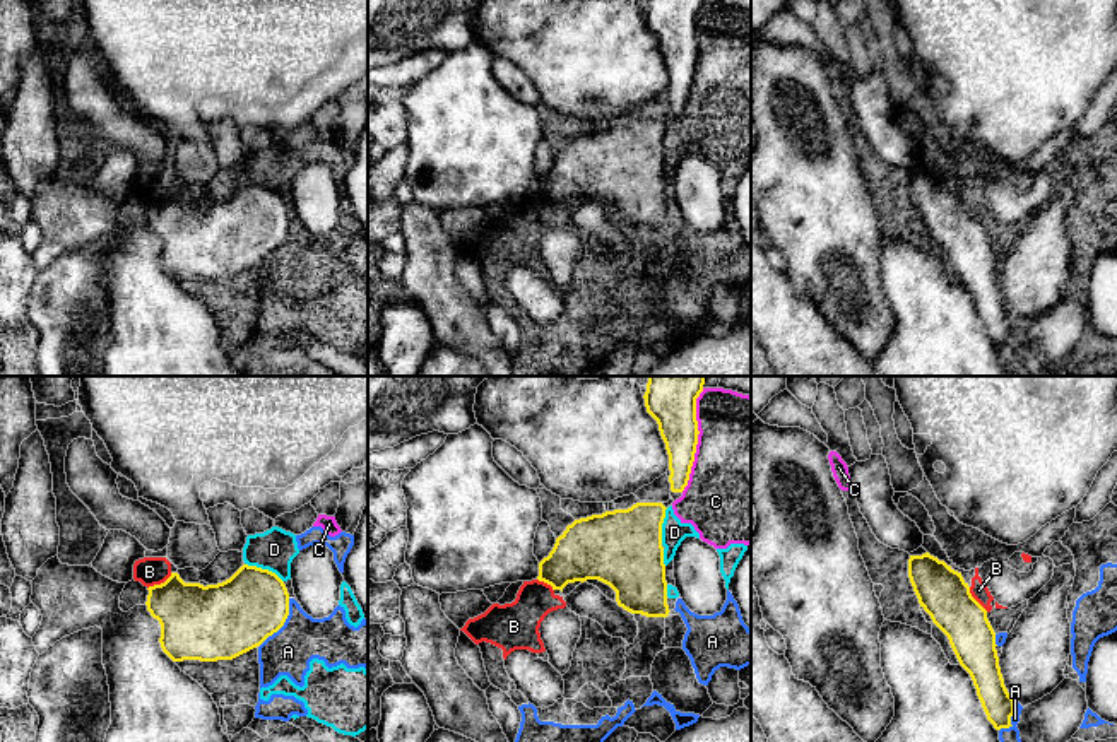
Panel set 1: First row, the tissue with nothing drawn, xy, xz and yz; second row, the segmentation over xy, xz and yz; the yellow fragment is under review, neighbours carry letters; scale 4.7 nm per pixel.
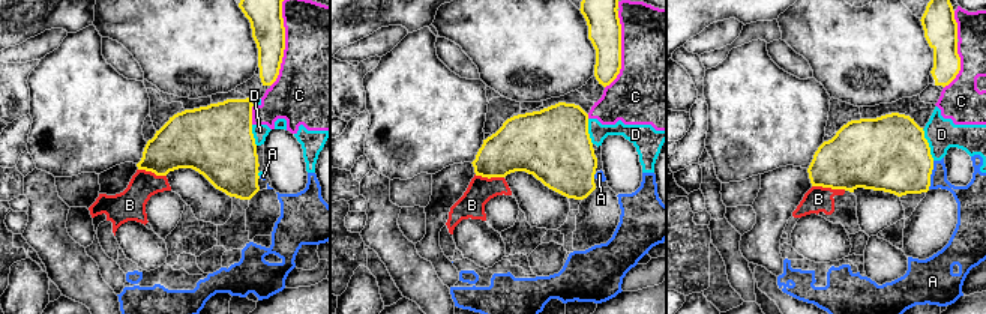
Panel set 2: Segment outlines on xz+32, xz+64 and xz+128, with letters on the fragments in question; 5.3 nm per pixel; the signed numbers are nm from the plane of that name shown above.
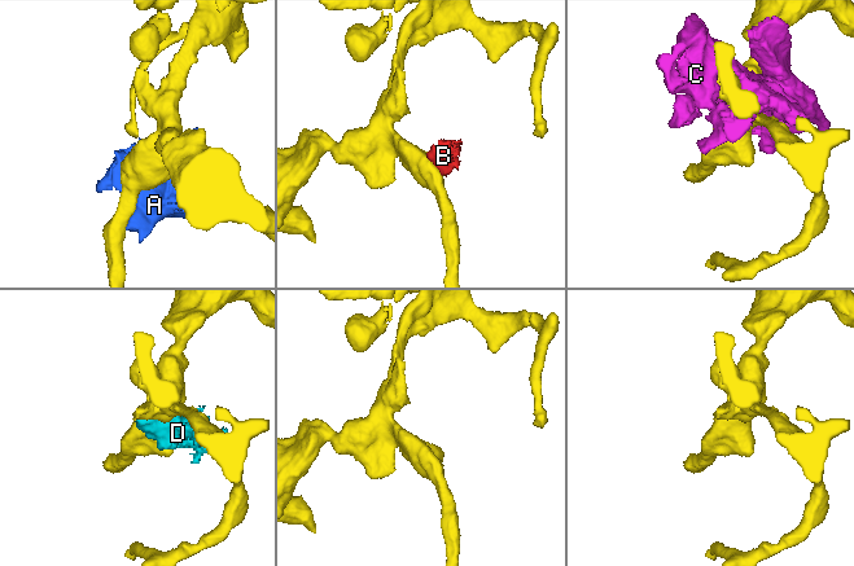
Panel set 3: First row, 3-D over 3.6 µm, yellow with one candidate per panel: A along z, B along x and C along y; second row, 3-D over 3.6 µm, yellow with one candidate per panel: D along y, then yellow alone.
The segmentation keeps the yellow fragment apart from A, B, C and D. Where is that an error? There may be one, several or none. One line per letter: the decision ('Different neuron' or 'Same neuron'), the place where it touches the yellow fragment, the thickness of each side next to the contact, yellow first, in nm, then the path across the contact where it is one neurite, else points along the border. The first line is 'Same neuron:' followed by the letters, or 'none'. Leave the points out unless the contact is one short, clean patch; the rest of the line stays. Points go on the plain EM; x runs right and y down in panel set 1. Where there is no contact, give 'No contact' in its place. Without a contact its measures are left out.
Same neuron: none
A: Different neuron. Touches yellow at xy (283, 241). Thickness 340 nm (yellow) against 220 nm
B: Different neuron. Touches yellow at xy (161, 200). Thickness 360 nm (yellow) against 140 nm. Boundary: xy (171, 190), (163, 199), (147, 206)
C: Different neuron. Touches yellow at xz (697, 57). Thickness 220 nm (yellow) against 480 nm
D: Different neuron. Touches yellow at xy (264, 187). Thickness 340 nm (yellow) against 190 nm

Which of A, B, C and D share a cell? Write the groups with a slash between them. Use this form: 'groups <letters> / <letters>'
groups A B C D

